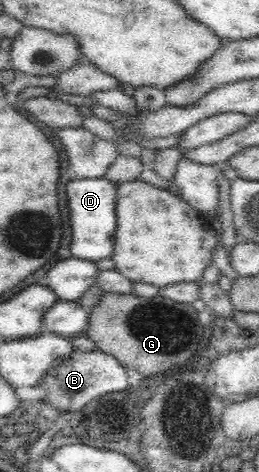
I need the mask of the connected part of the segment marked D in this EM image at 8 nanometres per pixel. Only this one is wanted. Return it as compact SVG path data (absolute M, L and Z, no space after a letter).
M79 178L67 183L67 207L71 224L71 256L96 262L112 255L116 231L116 188L105 178Z

